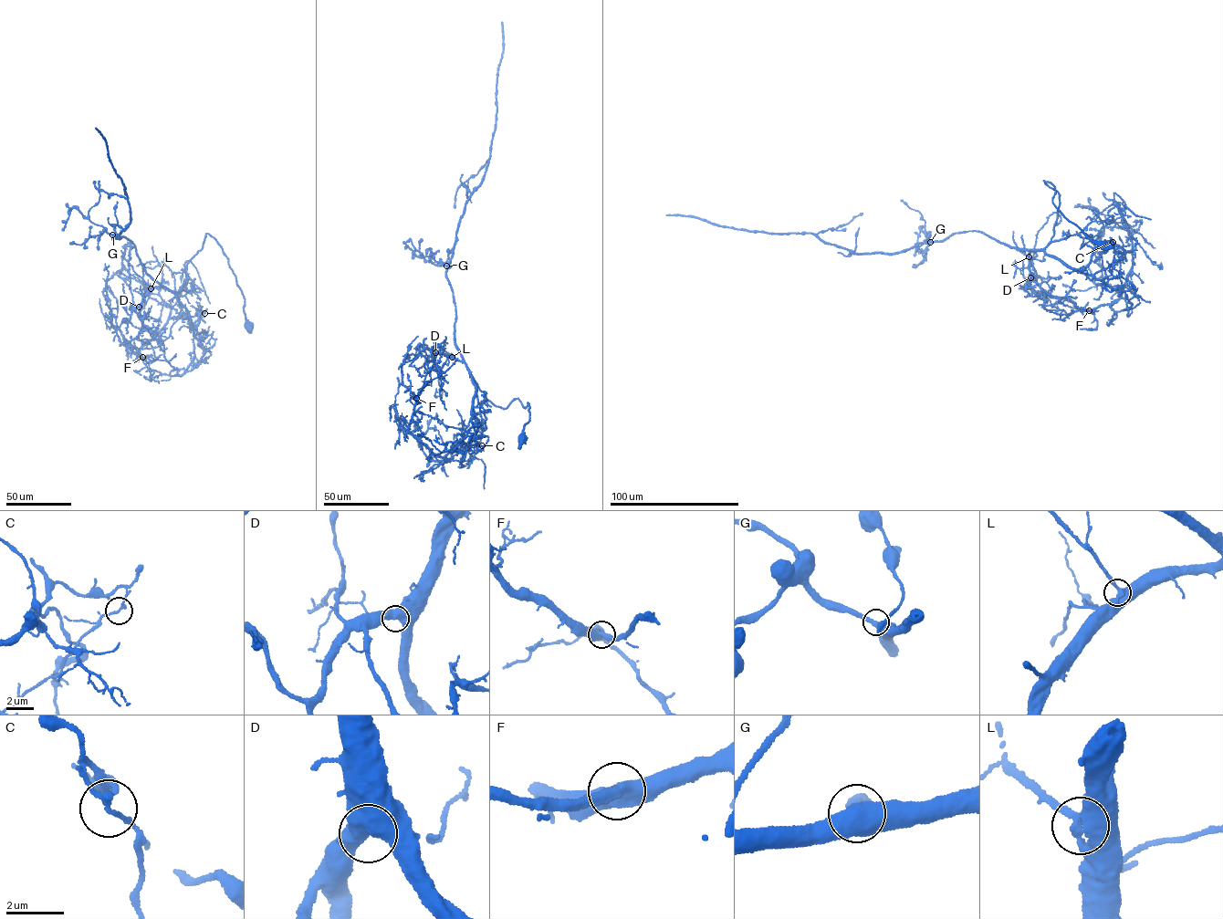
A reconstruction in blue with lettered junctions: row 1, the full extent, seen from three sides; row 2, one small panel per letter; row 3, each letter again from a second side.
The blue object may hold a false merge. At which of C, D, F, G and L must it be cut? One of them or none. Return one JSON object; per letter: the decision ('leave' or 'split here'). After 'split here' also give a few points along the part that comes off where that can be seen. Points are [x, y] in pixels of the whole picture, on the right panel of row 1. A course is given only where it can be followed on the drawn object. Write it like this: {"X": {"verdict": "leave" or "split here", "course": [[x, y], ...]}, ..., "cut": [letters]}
{"C": {"verdict": "split here", "course": [[1113, 242], [1115, 252], [1132, 254], [1127, 279], [1117, 300], [1085, 311], [1037, 284], [1029, 251], [1018, 247]]}, "D": {"verdict": "leave"}, "F": {"verdict": "leave"}, "G": {"verdict": "leave"}, "L": {"verdict": "leave"}, "cut": ["C"]}

